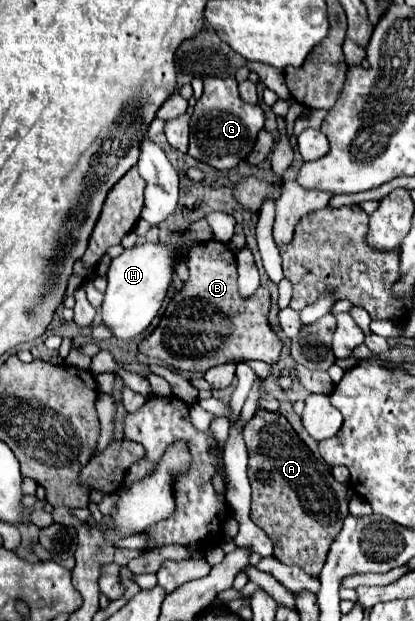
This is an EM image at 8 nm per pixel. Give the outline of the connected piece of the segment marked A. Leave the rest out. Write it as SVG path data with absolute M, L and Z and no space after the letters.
M258 410L254 418L244 426L244 442L250 458L248 478L252 486L252 522L274 540L274 558L288 566L300 566L310 576L318 578L330 544L340 532L342 520L348 516L350 488L346 484L338 484L334 476L330 476L330 468L310 452L310 448L302 442L302 438L294 432L282 414Z

